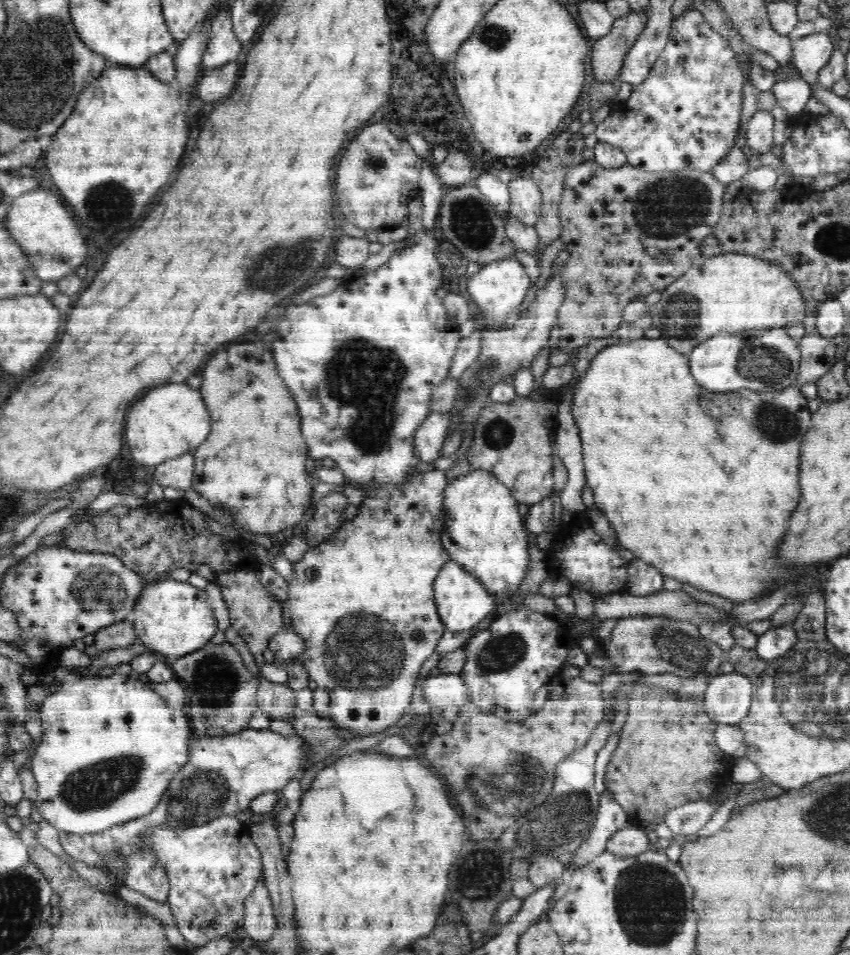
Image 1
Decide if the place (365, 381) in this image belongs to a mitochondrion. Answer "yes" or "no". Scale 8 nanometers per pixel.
yes

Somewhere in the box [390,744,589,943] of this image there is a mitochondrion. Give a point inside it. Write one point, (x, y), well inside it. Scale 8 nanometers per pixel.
(514, 783)

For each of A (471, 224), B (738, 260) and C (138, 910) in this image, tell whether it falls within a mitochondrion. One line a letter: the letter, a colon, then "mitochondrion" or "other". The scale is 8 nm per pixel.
A: mitochondrion
B: other
C: other

